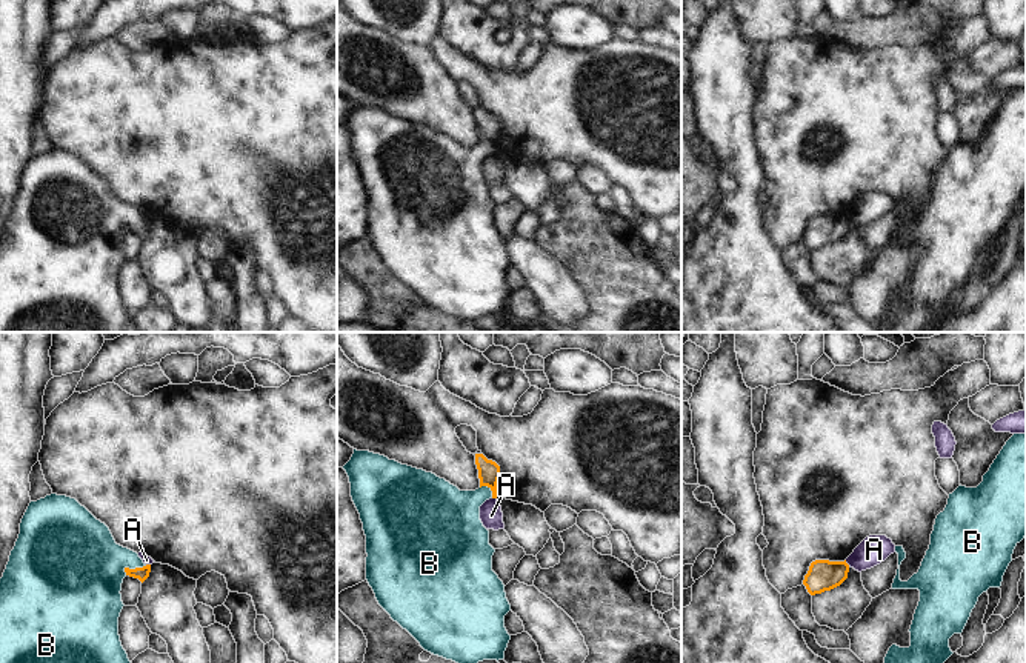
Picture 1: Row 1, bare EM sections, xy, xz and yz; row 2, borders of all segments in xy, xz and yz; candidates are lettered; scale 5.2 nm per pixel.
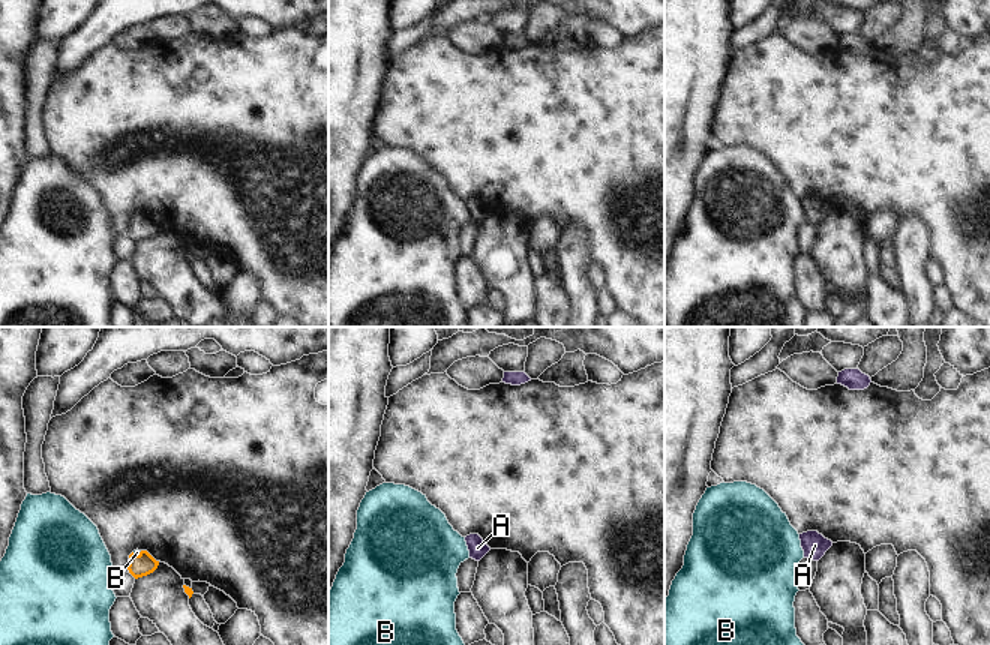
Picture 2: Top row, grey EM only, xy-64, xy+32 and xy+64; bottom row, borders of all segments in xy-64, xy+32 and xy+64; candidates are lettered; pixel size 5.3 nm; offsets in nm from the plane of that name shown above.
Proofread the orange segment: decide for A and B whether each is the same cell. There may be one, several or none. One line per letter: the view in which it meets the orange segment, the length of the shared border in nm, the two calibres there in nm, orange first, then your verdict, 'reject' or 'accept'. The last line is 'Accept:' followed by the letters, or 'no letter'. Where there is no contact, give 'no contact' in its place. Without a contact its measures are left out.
A: contact in yz; length 40 nm; calibres 160 and 150 nm; reject
B: contact in xy; length 130 nm; calibres 70 and 380 nm; accept
Accept: B

